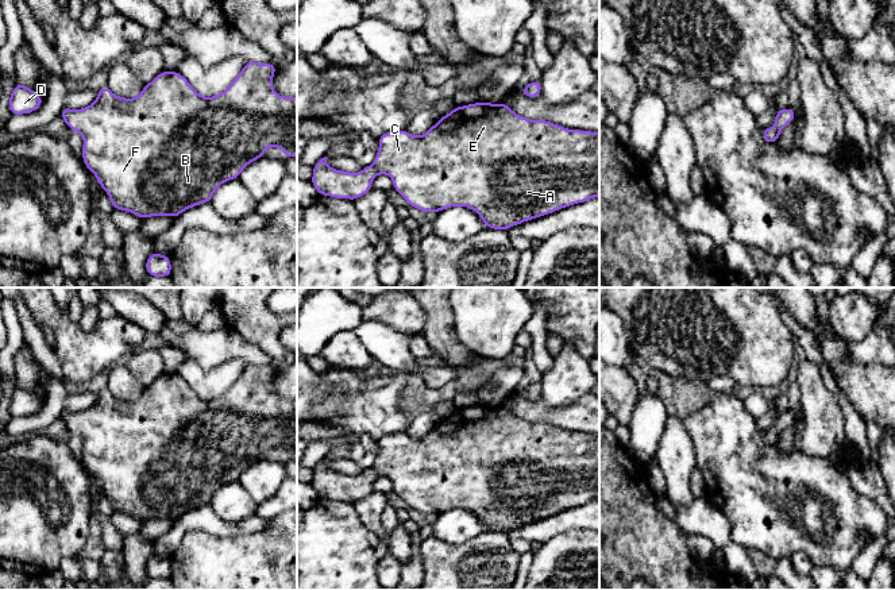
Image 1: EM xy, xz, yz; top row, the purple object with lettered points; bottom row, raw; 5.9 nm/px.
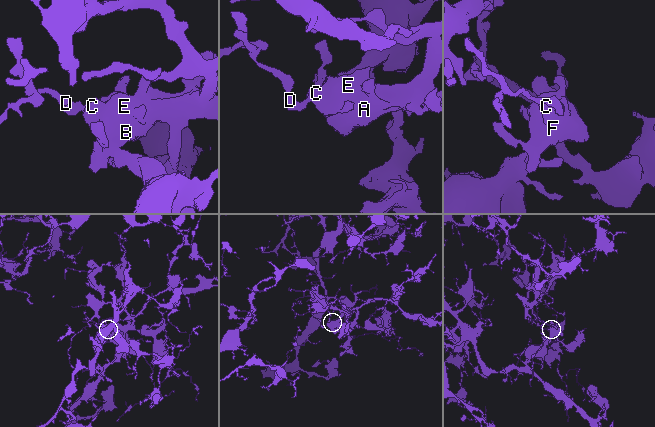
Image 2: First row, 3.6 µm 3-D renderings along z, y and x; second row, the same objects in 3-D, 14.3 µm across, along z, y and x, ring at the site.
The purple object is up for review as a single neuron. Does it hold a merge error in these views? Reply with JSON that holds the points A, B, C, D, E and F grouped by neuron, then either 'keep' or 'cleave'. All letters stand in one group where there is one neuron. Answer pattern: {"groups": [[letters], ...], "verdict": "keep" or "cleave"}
{"groups": [["A", "B", "C", "D", "E", "F"]], "verdict": "keep"}

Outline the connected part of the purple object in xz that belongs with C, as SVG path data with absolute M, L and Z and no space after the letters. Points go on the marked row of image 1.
M479 101L455 107L421 136L402 130L386 132L378 140L379 150L374 163L364 166L359 173L336 170L327 165L327 157L321 158L313 166L310 180L319 194L354 201L371 189L378 174L387 174L393 178L393 189L421 212L439 213L445 208L462 205L475 211L486 228L504 231L599 196L599 132L567 130L548 120L526 119L504 103Z

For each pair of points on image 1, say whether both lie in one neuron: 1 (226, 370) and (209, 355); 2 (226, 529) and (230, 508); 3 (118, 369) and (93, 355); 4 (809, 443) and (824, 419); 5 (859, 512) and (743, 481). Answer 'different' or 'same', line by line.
1: different
2: different
3: different
4: same
5: same

